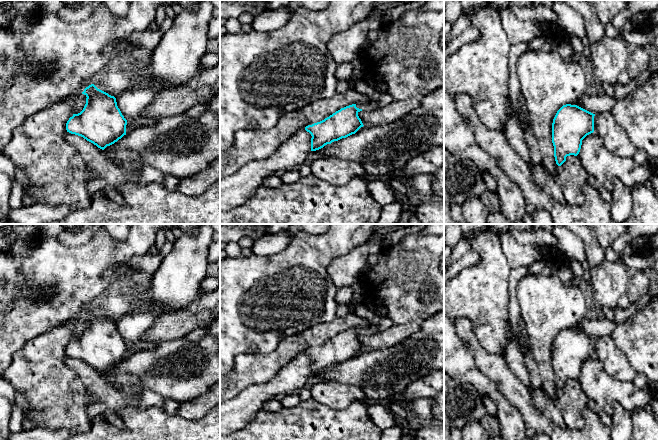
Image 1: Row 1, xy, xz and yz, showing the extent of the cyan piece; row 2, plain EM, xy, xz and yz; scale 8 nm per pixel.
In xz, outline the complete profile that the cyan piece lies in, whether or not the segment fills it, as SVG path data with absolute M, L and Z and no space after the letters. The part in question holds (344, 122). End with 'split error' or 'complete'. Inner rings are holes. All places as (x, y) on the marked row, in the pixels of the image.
M370 99L367 103L357 103L341 108L324 120L308 125L305 130L312 136L311 151L355 134L363 123L358 116L360 111L377 109L378 102Z | split error

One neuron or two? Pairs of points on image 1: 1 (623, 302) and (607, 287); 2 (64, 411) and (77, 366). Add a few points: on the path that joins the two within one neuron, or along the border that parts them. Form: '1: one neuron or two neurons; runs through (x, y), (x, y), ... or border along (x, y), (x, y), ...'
1: two neurons; border along (625, 293), (618, 300), (617, 306)
2: two neurons; border along (66, 356), (65, 363), (75, 372), (89, 391)

